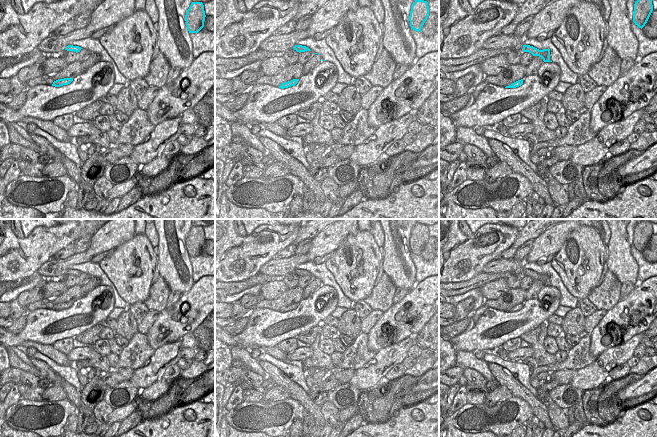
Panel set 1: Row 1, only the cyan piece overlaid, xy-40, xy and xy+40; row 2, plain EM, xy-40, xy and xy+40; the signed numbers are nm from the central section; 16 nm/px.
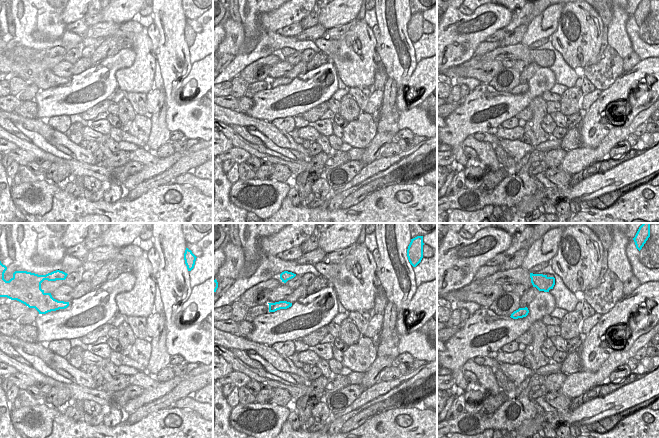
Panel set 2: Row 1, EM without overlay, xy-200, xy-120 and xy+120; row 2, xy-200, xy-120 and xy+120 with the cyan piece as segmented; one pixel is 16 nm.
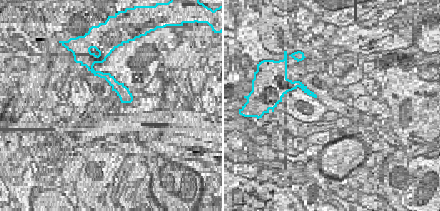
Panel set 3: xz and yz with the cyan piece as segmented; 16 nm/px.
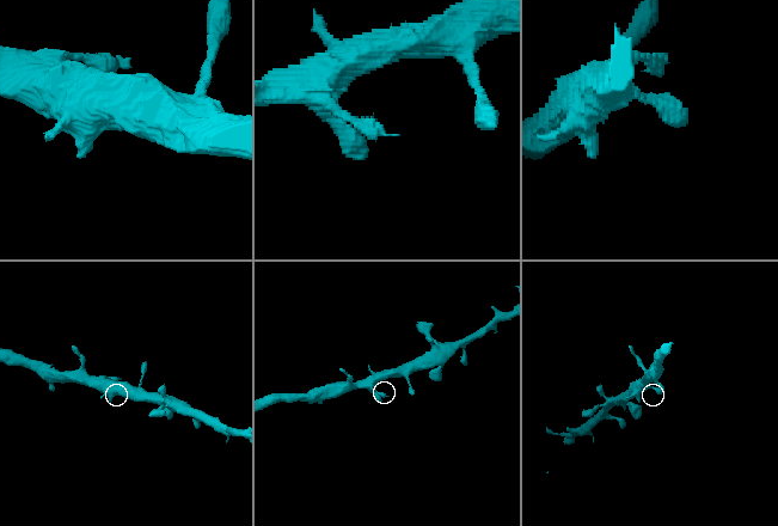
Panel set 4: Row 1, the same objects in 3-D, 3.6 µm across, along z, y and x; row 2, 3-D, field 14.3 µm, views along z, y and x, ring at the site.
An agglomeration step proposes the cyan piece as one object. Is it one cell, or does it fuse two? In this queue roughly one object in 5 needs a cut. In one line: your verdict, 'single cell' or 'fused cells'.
single cell

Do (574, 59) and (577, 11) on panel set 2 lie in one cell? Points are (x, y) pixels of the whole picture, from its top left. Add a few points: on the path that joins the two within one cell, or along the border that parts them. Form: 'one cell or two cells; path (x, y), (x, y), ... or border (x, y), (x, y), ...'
one cell; path (577, 47), (581, 34), (580, 23)

